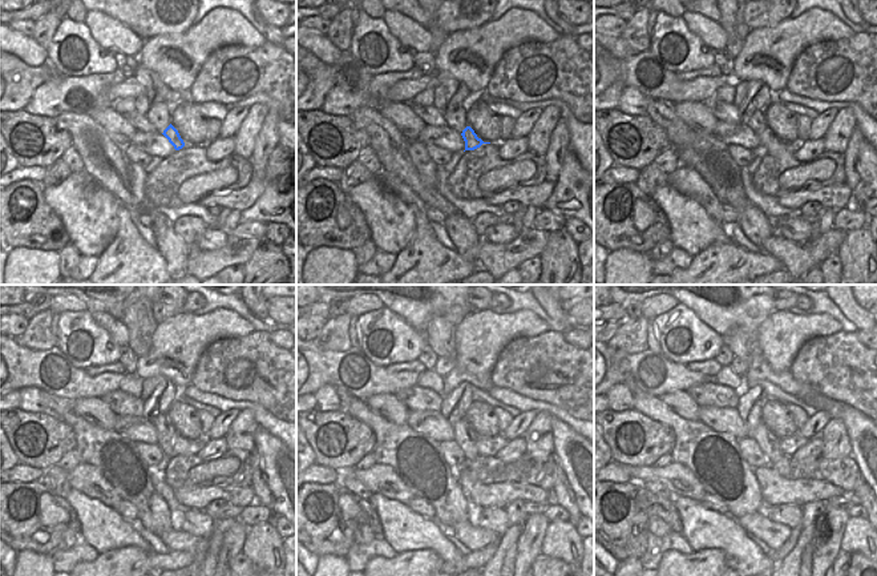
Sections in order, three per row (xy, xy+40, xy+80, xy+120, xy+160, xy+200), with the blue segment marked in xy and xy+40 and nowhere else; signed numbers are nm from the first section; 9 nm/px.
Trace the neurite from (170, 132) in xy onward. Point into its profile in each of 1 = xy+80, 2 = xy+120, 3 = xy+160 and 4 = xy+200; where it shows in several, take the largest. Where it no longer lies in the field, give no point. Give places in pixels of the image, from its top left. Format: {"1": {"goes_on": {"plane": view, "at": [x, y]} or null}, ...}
{"1": {"goes_on": {"plane": "xy+80", "at": [770, 144]}}, "2": {"goes_on": {"plane": "xy+120", "at": [181, 443]}}, "3": {"goes_on": {"plane": "xy+160", "at": [484, 443]}}, "4": {"goes_on": {"plane": "xy+200", "at": [792, 443]}}}

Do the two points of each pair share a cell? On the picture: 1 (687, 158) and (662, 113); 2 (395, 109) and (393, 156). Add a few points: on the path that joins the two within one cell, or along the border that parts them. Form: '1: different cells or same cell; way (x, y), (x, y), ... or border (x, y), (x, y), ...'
1: same cell; way (682, 148), (678, 132), (673, 124)
2: different cells; border (379, 109), (409, 140)

